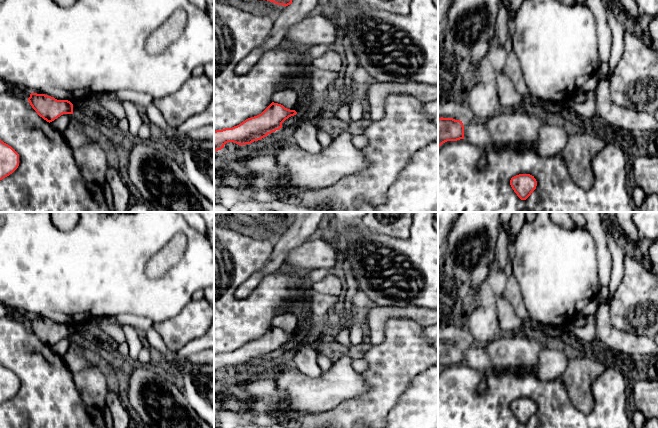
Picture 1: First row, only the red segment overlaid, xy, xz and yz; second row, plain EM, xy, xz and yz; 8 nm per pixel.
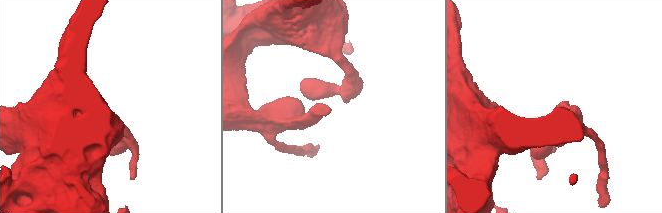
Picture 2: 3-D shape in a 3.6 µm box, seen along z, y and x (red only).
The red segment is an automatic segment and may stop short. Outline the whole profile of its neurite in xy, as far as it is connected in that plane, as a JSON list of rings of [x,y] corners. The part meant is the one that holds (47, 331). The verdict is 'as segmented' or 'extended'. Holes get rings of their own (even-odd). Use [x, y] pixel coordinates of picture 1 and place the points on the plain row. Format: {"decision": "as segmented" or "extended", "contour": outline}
{"decision": "as segmented", "contour": [[[31,317],[28,325],[37,338],[49,347],[63,338],[73,338],[73,328],[68,324]]]}

